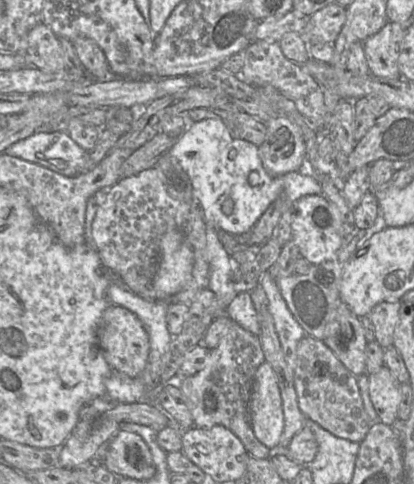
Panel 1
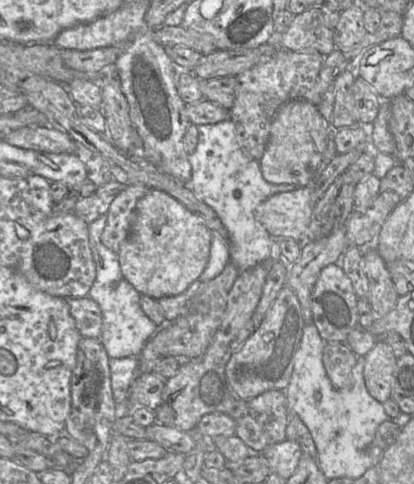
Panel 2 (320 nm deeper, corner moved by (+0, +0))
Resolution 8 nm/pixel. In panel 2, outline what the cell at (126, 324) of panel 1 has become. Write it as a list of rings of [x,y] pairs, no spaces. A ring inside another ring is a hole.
[[[89,296],[67,298],[67,302],[81,337],[100,338],[103,320],[99,305]]]

